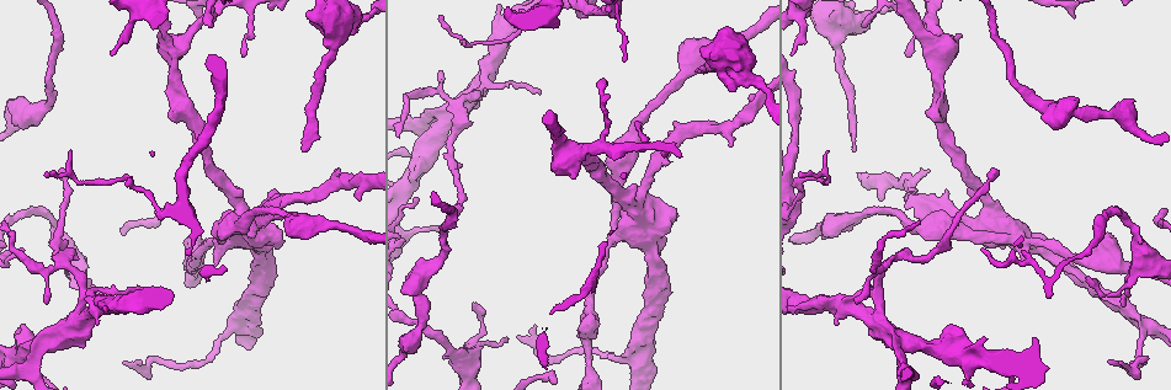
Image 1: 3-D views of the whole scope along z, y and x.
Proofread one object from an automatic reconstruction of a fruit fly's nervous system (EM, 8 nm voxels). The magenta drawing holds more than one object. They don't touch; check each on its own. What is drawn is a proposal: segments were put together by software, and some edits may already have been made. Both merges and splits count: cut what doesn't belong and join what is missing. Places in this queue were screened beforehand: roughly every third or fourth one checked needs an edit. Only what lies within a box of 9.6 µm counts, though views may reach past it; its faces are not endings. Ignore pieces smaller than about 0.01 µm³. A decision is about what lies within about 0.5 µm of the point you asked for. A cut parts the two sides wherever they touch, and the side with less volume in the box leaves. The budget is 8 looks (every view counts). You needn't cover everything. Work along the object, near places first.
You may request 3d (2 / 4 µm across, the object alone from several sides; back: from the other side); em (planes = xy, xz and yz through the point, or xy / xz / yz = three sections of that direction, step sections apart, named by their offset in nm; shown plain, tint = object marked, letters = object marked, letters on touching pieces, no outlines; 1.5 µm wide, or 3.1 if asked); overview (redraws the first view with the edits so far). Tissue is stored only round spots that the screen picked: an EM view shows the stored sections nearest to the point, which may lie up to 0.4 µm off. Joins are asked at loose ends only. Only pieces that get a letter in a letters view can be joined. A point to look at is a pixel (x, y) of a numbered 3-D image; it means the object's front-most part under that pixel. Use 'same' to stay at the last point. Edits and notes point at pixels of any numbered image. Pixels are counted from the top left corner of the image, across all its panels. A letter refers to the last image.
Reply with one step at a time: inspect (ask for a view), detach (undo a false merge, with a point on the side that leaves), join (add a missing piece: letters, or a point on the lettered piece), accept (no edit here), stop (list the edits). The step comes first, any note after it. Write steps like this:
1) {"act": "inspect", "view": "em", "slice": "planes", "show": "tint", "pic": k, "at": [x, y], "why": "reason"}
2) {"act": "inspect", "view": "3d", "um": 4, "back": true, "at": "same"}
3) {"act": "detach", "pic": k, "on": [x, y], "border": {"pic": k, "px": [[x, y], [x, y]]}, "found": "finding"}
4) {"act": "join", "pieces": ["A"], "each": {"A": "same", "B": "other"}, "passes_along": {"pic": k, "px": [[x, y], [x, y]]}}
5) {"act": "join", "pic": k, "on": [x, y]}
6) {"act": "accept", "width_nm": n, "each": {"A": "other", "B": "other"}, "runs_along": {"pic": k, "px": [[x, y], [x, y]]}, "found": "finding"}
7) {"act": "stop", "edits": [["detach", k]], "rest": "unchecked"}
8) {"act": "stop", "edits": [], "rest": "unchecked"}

{"act": "inspect", "view": "3d", "um": 4, "pic": 1, "at": [732, 145], "why": "an open end"}

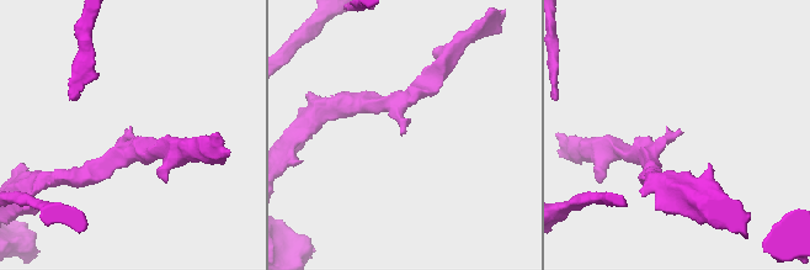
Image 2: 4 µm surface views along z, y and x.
{"act": "inspect", "view": "em", "um": 3.1, "slice": "planes", "show": "letters", "pic": 2, "at": [681, 131], "why": "shape alone is not enough"}

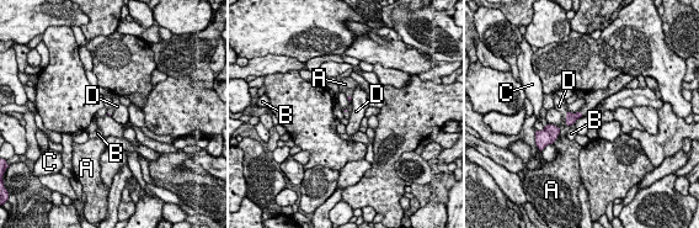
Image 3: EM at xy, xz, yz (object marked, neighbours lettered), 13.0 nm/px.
{"act": "accept", "each": {"A": "other", "B": "other", "C": "other", "D": "other"}, "border": {"pic": 3, "px": [[567, 111], [565, 125]]}, "found": "no lettered piece goes on from it"}

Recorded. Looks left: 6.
{"act": "inspect", "view": "em", "slice": "planes", "show": "letters", "pic": 1, "at": [854, 152]}

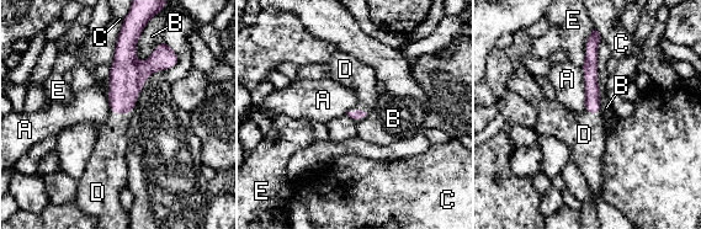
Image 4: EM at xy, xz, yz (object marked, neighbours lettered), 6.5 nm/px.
{"act": "join", "pic": 4, "on": [359, 76], "each": {"A": "other", "B": "other", "C": "other", "D": "same", "E": "other"}, "passes_along": {"pic": 4, "px": [[355, 115], [359, 110], [359, 76]]}, "found": "it goes on there"}

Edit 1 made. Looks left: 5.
{"act": "inspect", "view": "overview", "why": "redraw"}

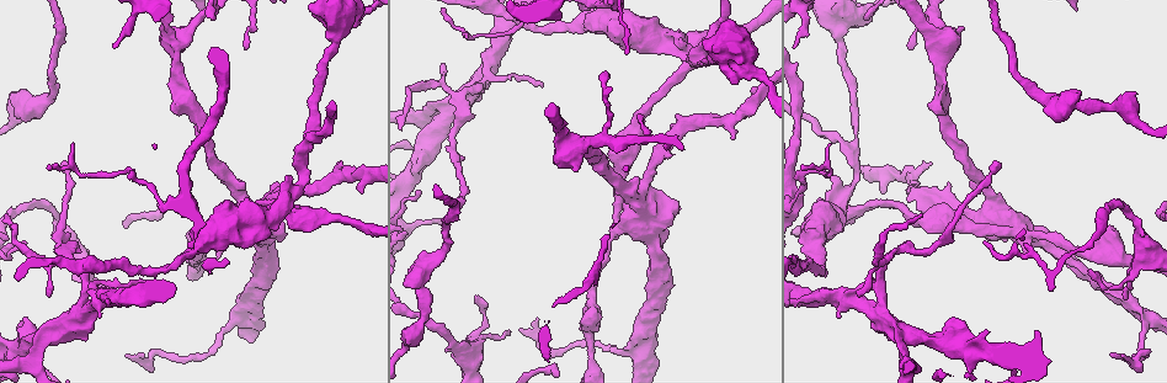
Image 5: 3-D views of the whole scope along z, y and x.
{"act": "inspect", "view": "3d", "um": 4, "pic": 5, "at": [1136, 224], "why": "calibre changes"}

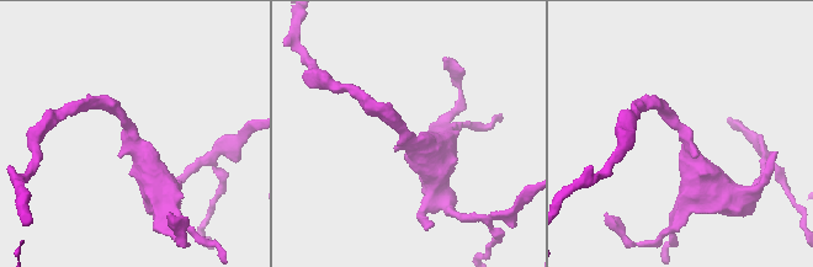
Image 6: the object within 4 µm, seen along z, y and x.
{"act": "inspect", "view": "em", "slice": "planes", "show": "plain", "pic": 6, "at": [409, 136]}

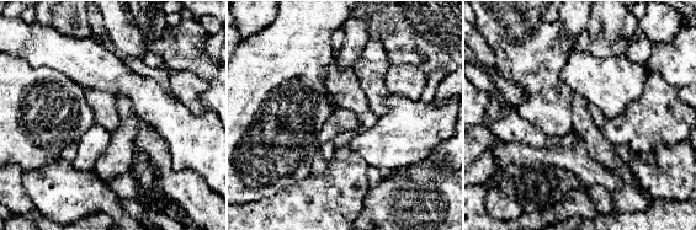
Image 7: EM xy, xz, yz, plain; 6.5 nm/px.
{"act": "inspect", "view": "em", "slice": "planes", "show": "letters", "at": "same"}

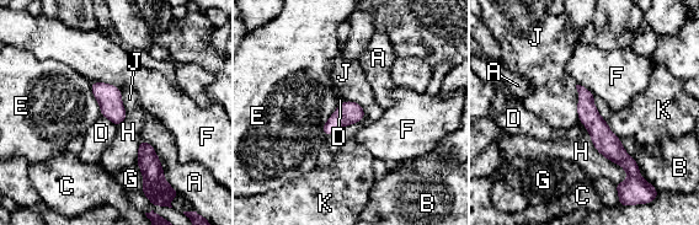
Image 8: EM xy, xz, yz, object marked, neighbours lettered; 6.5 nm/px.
{"act": "accept", "width_nm": 140, "each": {"A": "other", "B": "other", "C": "other", "D": "other", "E": "other", "F": "other", "G": "other", "H": "other", "J": "other", "K": "other"}, "found": "all the same neuron"}

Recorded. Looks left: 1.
{"act": "stop", "edits": [["join", 4]], "rest": "unchecked"}

